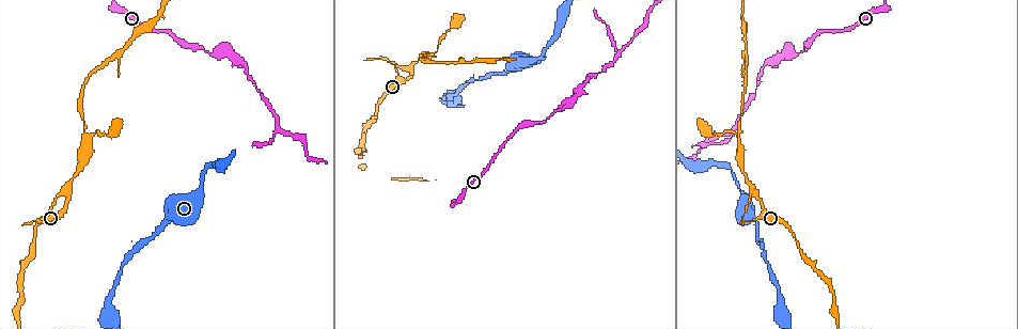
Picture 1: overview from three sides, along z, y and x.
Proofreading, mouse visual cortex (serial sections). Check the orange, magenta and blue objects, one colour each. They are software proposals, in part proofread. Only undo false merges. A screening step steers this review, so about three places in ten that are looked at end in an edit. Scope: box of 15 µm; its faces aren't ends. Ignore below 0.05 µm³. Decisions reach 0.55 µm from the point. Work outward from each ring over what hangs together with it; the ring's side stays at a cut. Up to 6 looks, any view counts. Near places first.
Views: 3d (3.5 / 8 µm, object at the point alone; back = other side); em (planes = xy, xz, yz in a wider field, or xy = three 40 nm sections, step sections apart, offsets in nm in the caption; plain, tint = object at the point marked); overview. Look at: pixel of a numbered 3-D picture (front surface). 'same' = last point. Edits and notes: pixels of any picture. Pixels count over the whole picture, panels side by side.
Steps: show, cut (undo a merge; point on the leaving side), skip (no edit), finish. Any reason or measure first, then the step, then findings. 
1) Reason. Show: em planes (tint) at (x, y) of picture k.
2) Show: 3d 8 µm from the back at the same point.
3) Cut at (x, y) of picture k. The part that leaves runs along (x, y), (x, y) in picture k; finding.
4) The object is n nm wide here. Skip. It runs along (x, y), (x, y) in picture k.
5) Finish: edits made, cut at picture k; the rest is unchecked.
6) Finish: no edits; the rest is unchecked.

Thick turns thin. Show: 3d 3.5 µm at (198, 190) of picture 1.

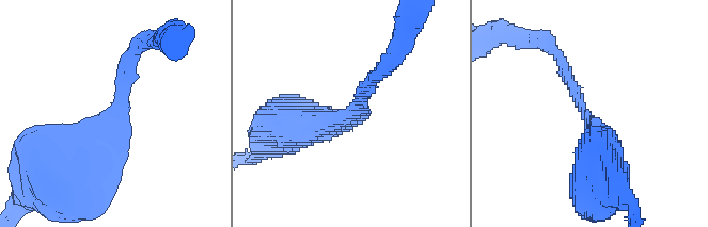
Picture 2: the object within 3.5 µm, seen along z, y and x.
The arms are 200, 450 nm wide; now the EM. Show: em xy step 5 (tint) at (117, 113) of picture 2.

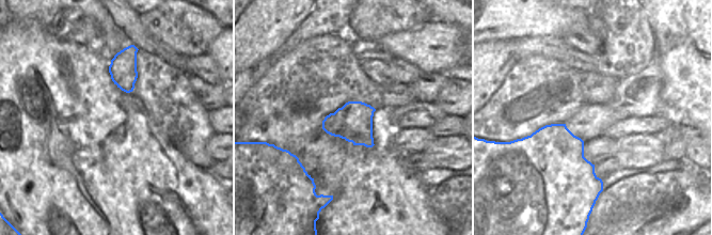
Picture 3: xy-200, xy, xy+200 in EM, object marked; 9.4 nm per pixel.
The object is 360 nm wide here. Skip. It runs along (71, 168), (123, 102), (134, 50) in picture 2; one cell here.

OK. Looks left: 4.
Thin arm on a thick one. Show: 3d 3.5 µm at (429, 57) of picture 1.

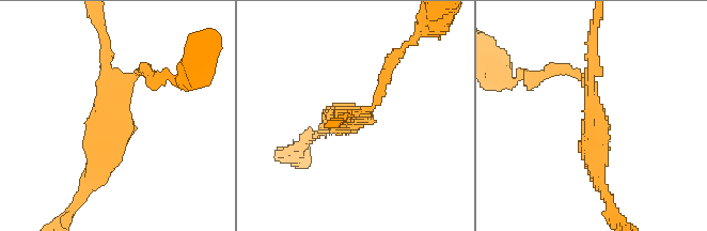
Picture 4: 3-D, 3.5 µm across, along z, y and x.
Show: em xy step 2 (tint) at (592, 108) of picture 4.

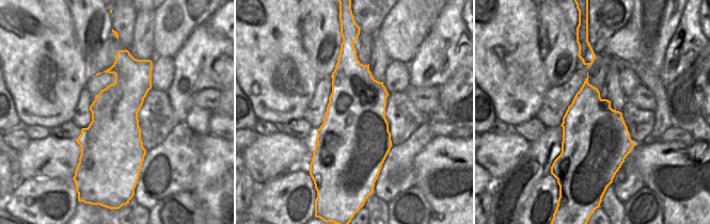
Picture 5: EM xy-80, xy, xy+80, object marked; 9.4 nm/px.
3 arms meet here. Skip. It runs along (90, 179), (107, 136), (104, 37) in picture 4; all the same cell.

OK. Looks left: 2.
Arms part here. Show: 3d 8 µm from the back at (620, 52) of picture 1.

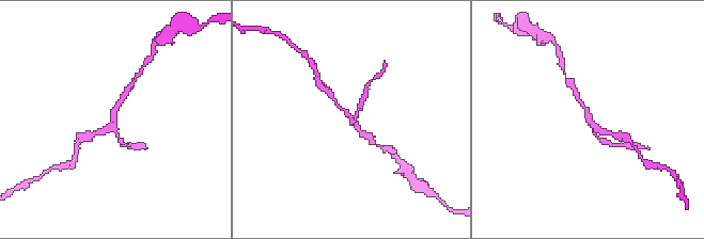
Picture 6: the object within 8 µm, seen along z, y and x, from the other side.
Show: em xy step 3 (tint) at (113, 123) of picture 6.

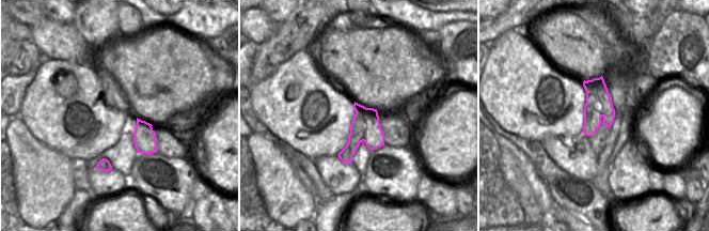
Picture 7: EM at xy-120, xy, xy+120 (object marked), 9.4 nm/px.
Cut at (606, 142) of picture 6. Two cells meet here.

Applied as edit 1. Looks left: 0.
Finish: edits made, cut at picture 6; the rest is unchecked.

